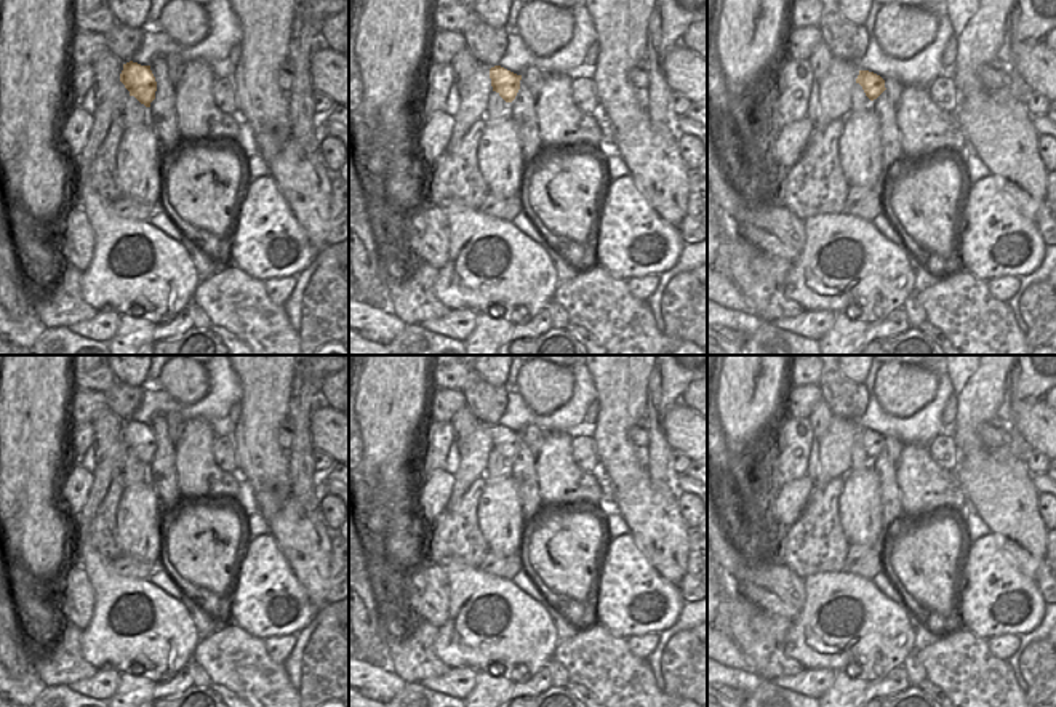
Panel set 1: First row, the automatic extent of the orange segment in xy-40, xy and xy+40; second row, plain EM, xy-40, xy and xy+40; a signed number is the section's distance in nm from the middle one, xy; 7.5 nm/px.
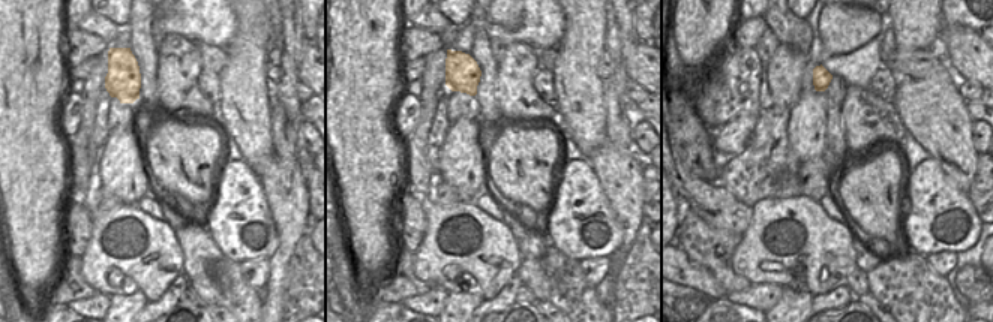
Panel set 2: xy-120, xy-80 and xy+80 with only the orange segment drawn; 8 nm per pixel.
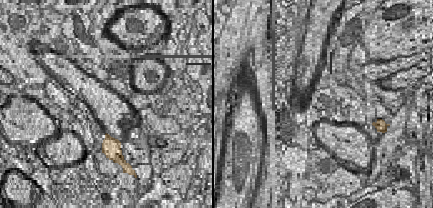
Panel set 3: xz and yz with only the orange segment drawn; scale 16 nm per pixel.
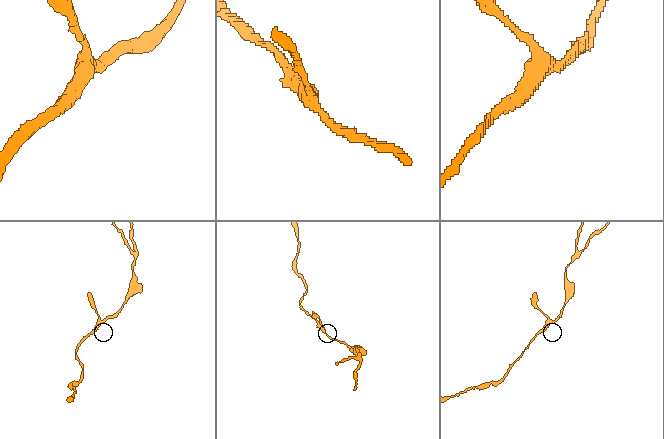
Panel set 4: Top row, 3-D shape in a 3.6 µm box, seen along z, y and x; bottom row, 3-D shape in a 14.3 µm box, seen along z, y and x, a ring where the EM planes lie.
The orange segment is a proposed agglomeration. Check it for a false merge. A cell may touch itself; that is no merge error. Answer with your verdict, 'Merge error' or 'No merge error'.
No merge error

